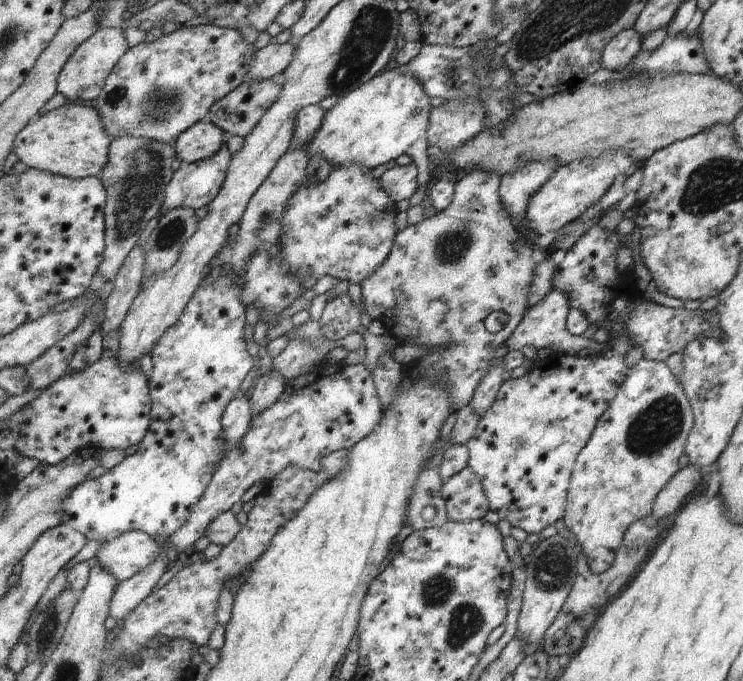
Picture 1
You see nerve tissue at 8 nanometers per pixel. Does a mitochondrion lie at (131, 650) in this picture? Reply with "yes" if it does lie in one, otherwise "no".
no

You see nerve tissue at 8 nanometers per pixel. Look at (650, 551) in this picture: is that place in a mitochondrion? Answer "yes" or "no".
no

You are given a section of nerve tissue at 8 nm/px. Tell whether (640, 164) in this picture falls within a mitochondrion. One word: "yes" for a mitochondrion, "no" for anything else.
no

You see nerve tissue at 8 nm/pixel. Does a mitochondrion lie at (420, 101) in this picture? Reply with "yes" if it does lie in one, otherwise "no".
no

